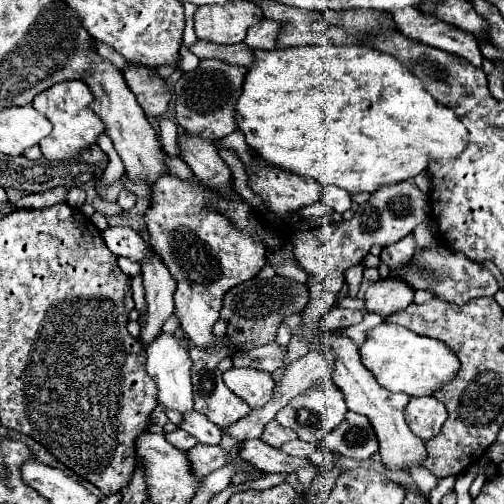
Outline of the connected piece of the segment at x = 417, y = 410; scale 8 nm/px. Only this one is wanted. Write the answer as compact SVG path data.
M411 398L405 410L409 428L423 440L433 438L447 420L447 408L437 398Z

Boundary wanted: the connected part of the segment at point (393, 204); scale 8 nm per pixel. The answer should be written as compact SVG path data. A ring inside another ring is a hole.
M401 182L397 186L383 186L381 190L373 192L371 200L361 204L359 210L351 220L341 222L329 222L319 228L311 228L305 232L295 234L293 238L293 254L301 268L307 272L309 280L309 294L311 300L303 310L303 326L299 328L301 334L295 334L289 342L289 362L297 360L299 356L307 354L309 344L313 342L317 330L319 330L319 318L331 310L337 302L339 290L345 286L343 274L347 268L361 264L361 260L369 254L371 246L389 246L393 242L399 242L401 238L409 236L425 218L429 212L429 196L421 192L411 182Z

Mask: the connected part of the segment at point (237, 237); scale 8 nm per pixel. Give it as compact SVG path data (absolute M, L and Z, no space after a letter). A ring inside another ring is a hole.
M161 174L157 182L151 184L151 206L145 212L145 224L149 232L149 242L155 254L163 260L171 276L177 280L175 292L175 316L185 332L185 336L199 348L217 348L225 350L233 358L239 350L233 346L231 338L225 334L217 340L213 326L220 318L223 294L253 278L267 262L267 246L251 232L231 226L231 220L213 208L213 198L227 202L245 202L239 192L219 192L211 186L205 186L199 178L181 180L175 174Z

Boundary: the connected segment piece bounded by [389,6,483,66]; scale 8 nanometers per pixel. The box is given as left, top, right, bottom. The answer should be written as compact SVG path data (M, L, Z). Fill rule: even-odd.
M411 6L393 10L389 14L391 14L391 20L395 22L397 30L403 36L407 36L415 42L423 42L427 46L435 46L449 54L457 54L457 56L469 60L473 66L481 66L483 54L481 54L477 38L473 34L459 30L451 24L445 24L445 22L437 20L435 16L427 16Z

